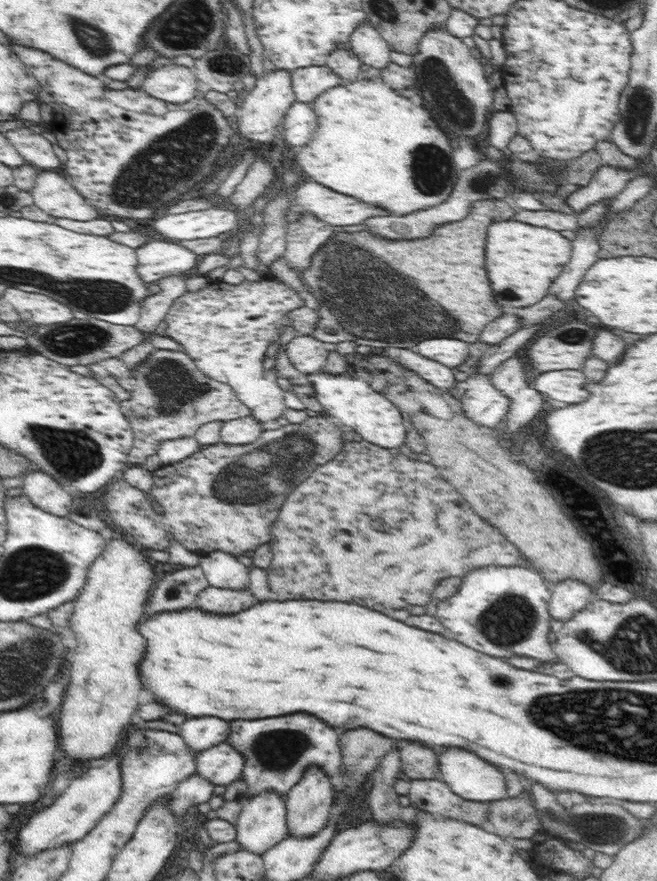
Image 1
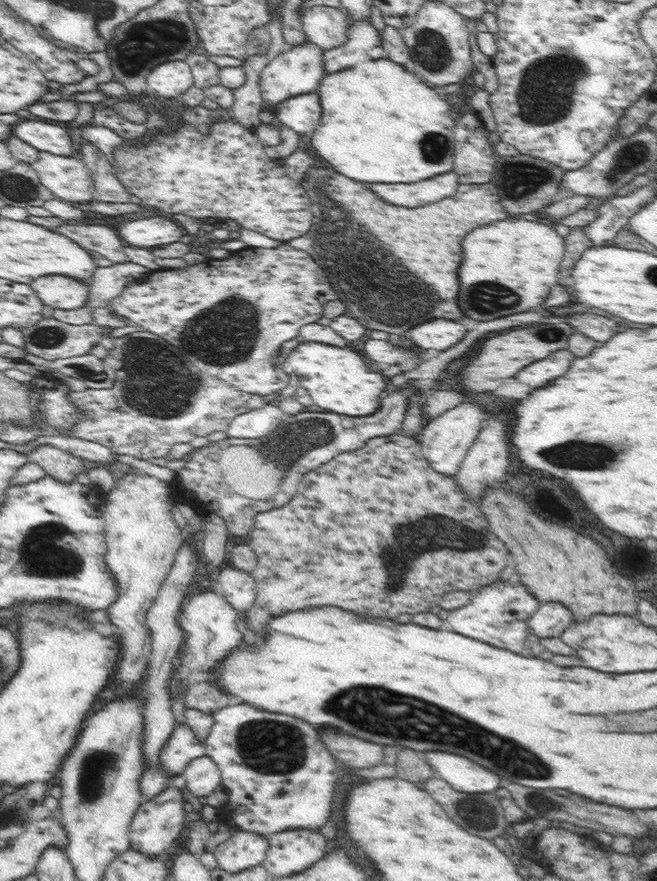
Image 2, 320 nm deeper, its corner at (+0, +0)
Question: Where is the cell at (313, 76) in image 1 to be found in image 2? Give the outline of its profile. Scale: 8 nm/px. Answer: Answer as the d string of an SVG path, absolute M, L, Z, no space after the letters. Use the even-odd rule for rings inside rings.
M355 20L348 27L343 45L323 51L324 71L338 72L352 68L362 61L386 58L382 41L370 21Z

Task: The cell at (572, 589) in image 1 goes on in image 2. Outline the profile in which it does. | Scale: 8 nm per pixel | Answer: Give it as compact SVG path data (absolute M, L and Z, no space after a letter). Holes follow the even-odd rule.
M559 602L541 603L538 610L530 616L527 629L540 638L559 637L570 626L572 612Z

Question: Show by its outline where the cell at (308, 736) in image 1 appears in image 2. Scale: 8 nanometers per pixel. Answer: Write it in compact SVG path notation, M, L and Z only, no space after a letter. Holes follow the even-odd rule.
M240 704L240 706L230 706L230 708L222 708L214 714L214 724L206 736L204 742L205 755L209 756L218 766L221 773L221 784L226 788L228 801L224 804L226 810L231 812L231 821L238 826L238 829L246 832L255 832L262 836L270 837L276 832L284 830L321 830L322 826L330 819L330 810L332 810L332 798L334 798L334 786L336 788L339 772L341 770L338 762L330 754L326 745L320 740L318 728L308 724L305 720L296 718L286 714L272 714L272 712L264 712L258 708L252 708L250 704Z

